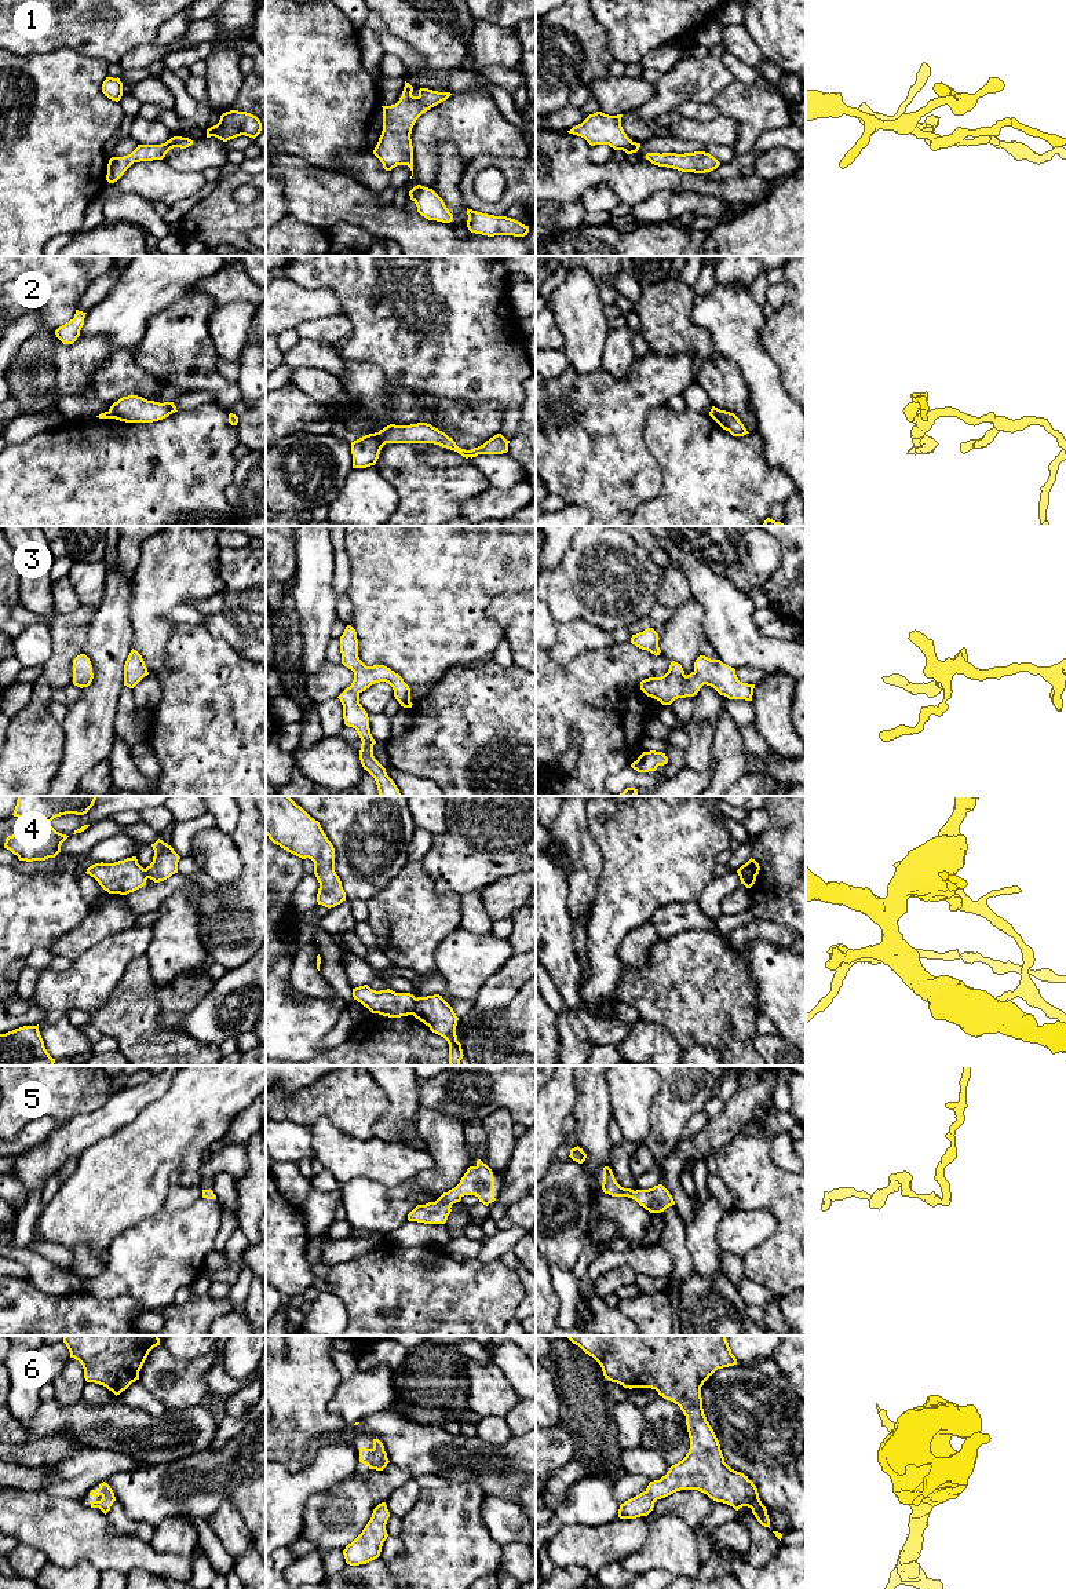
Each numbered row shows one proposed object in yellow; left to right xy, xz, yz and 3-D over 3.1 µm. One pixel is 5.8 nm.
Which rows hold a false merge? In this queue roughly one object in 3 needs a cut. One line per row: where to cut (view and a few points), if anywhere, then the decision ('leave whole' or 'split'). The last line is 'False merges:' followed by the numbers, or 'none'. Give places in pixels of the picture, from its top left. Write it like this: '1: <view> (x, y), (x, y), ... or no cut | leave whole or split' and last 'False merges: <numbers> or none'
1: no cut | leave whole
2: no cut | leave whole
3: no cut | leave whole
4: xz (416, 998), (412, 1014) | split
5: no cut | leave whole
6: no cut | leave whole
False merges: 4

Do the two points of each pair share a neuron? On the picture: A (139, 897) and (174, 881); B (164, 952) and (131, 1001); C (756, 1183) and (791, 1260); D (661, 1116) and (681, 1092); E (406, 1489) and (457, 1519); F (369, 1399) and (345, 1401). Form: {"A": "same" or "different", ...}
{"A": "same", "B": "different", "C": "same", "D": "same", "E": "different", "F": "same"}

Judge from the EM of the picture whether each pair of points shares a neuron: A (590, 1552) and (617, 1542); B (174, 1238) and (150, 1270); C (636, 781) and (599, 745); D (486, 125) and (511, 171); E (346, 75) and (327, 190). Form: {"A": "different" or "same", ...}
{"A": "same", "B": "same", "C": "different", "D": "different", "E": "different"}

